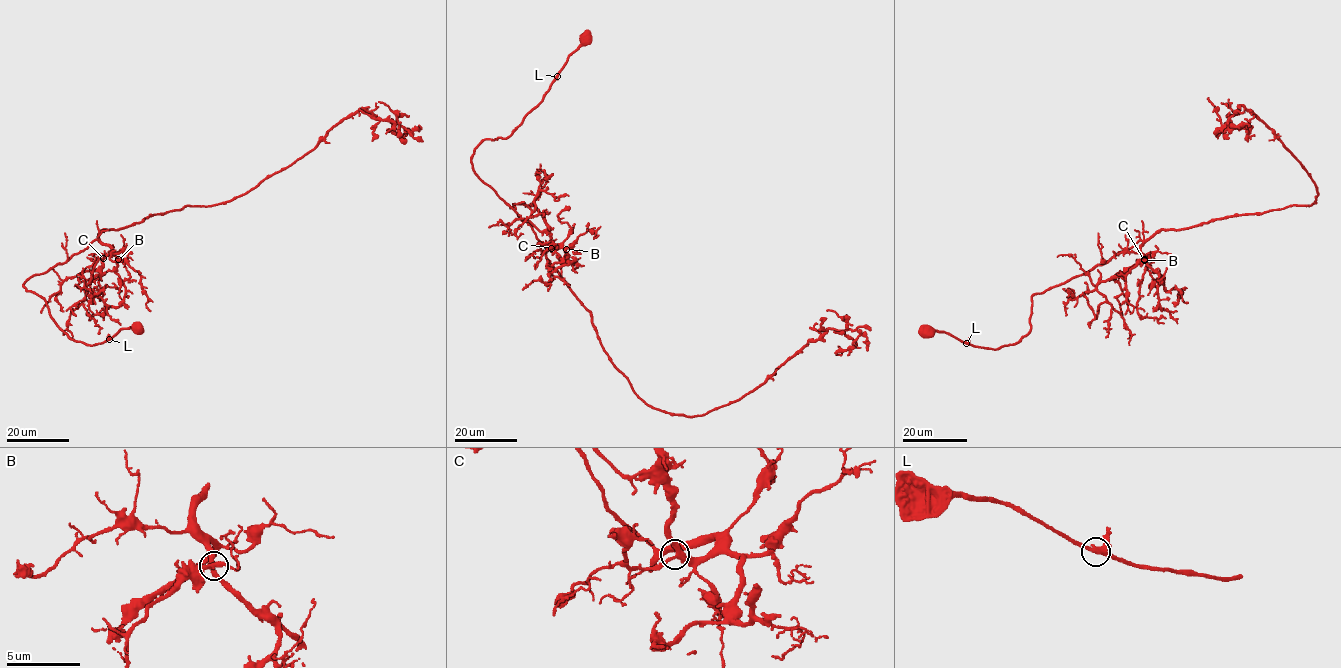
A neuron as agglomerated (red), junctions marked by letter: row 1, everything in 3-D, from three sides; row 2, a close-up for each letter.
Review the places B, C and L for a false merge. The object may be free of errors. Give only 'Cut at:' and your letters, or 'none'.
Cut at: none

